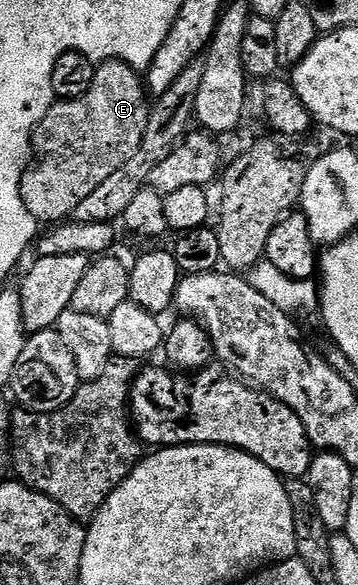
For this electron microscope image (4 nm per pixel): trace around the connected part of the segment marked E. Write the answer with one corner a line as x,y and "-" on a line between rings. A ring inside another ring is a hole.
115,60
97,65
94,84
90,84
90,88
82,96
53,101
46,116
32,131
31,157
34,161
25,169
20,185
22,200
28,211
36,217
37,223
56,224
75,215
72,213
83,207
90,192
94,192
98,184
114,176
114,172
118,172
118,168
122,168
122,164
126,164
126,160
130,160
130,156
138,152
149,115
150,95
145,79
133,66

